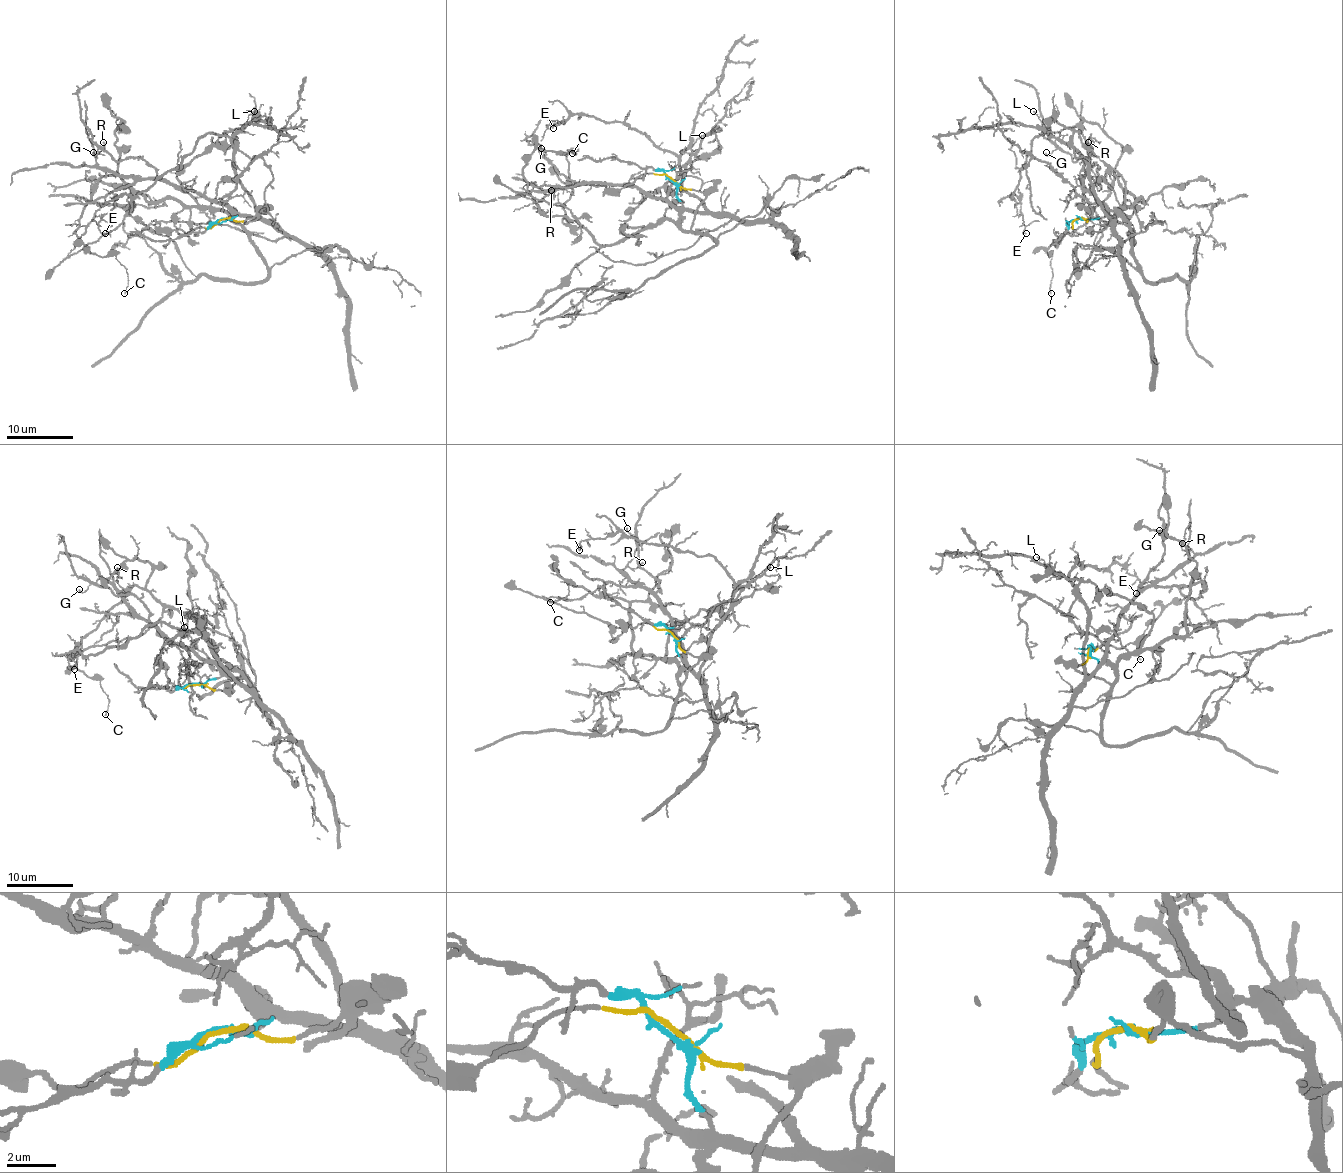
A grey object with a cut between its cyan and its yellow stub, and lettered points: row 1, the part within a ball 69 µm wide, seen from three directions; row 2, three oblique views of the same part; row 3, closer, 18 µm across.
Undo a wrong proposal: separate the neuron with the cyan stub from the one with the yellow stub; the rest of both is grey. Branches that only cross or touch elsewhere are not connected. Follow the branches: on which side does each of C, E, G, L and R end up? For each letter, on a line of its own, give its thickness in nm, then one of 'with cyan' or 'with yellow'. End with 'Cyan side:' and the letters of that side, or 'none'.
C: 110 nm thick; with yellow
E: 150 nm thick; with cyan
G: 140 nm thick; with cyan
L: 130 nm thick; with cyan
R: 130 nm thick; with cyan
Cyan side: E, G, L, R

